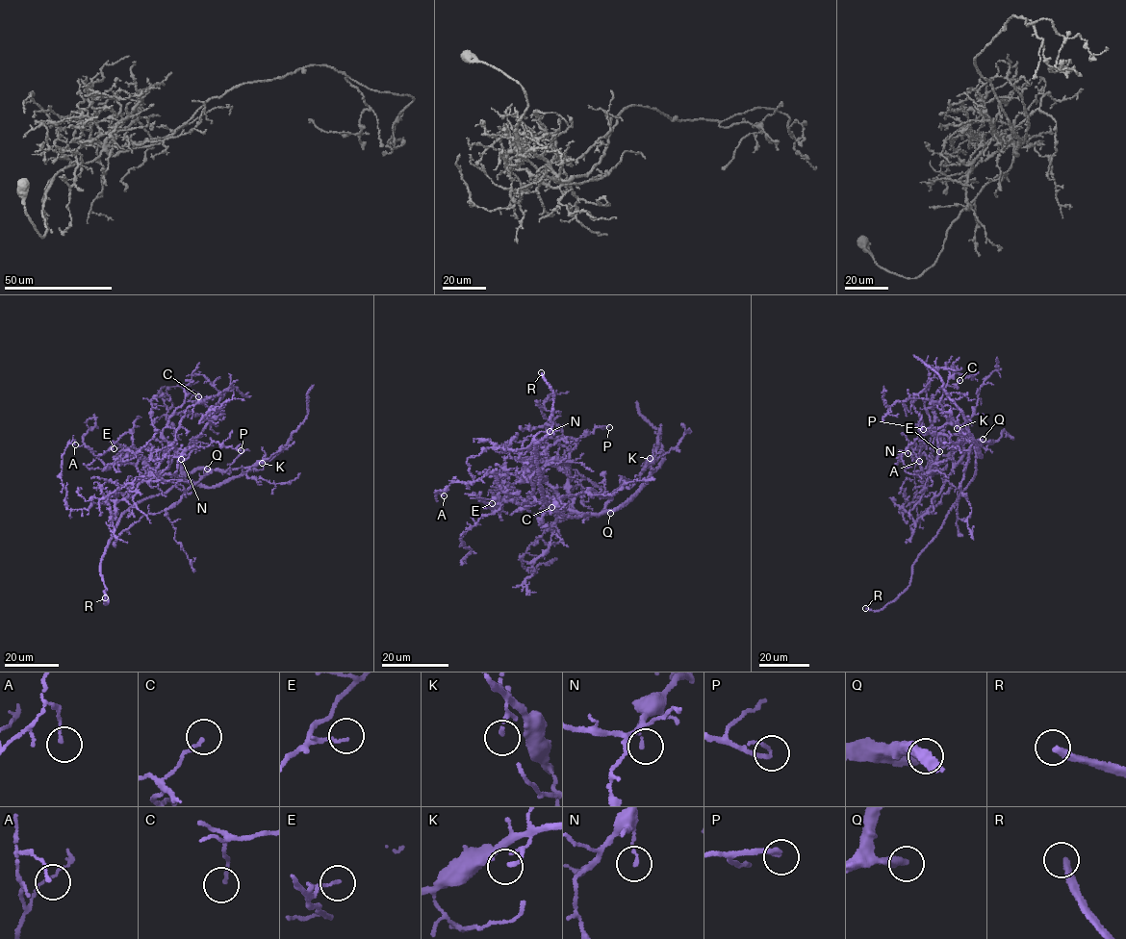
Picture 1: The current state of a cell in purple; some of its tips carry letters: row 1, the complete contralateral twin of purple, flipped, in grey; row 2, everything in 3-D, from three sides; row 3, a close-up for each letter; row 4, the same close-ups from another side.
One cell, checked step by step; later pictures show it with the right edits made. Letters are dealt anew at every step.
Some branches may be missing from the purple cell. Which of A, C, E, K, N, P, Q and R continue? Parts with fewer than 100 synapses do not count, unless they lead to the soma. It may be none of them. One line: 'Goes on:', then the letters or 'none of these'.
Goes on: Q, R

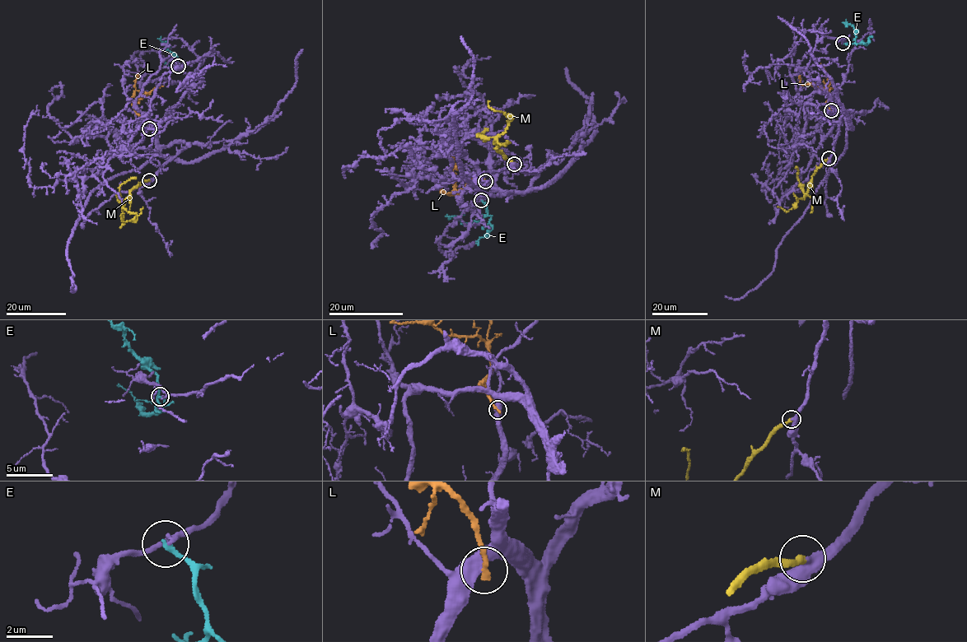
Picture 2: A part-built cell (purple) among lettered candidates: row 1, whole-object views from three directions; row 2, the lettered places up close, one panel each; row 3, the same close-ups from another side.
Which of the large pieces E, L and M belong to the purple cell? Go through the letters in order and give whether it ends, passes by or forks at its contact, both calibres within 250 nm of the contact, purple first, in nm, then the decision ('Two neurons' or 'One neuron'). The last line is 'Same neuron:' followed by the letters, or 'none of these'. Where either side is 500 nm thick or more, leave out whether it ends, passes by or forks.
E: It ends there. Thickness 120 nm (purple) against 200 nm. Two neurons
L: It ends there. Thickness 480 nm (purple) against 240 nm. Two neurons
M: It ends there. Thickness 420 nm (purple) against 280 nm. One neuron
Same neuron: M

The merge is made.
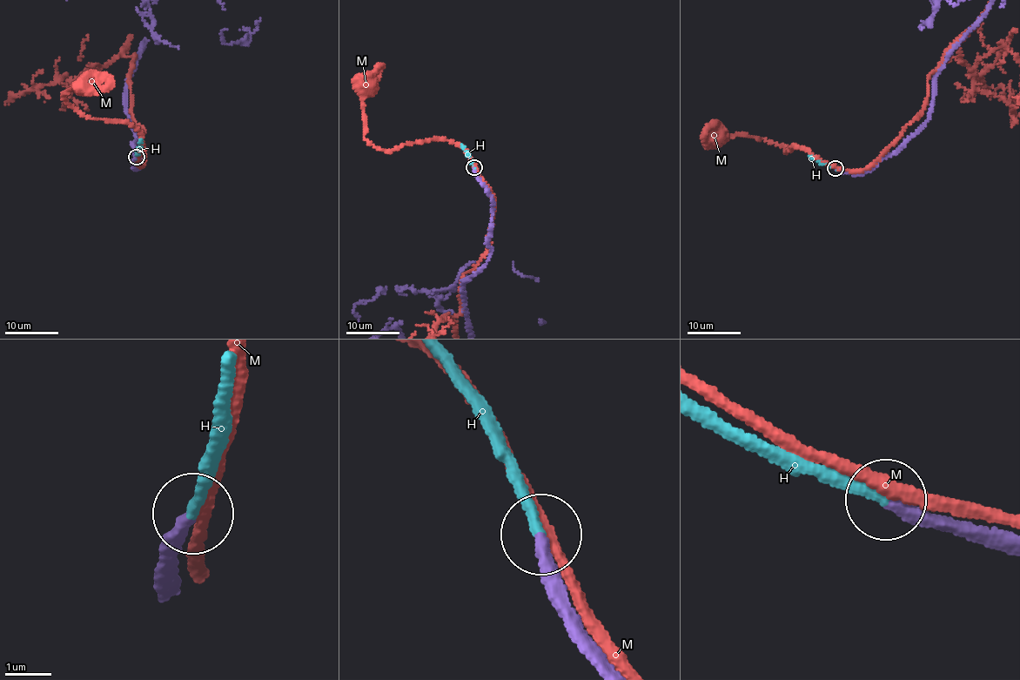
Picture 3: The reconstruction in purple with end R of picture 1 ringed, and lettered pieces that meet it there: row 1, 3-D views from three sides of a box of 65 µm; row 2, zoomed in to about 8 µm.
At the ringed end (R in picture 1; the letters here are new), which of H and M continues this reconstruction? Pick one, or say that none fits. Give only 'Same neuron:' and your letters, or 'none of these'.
Same neuron: H

